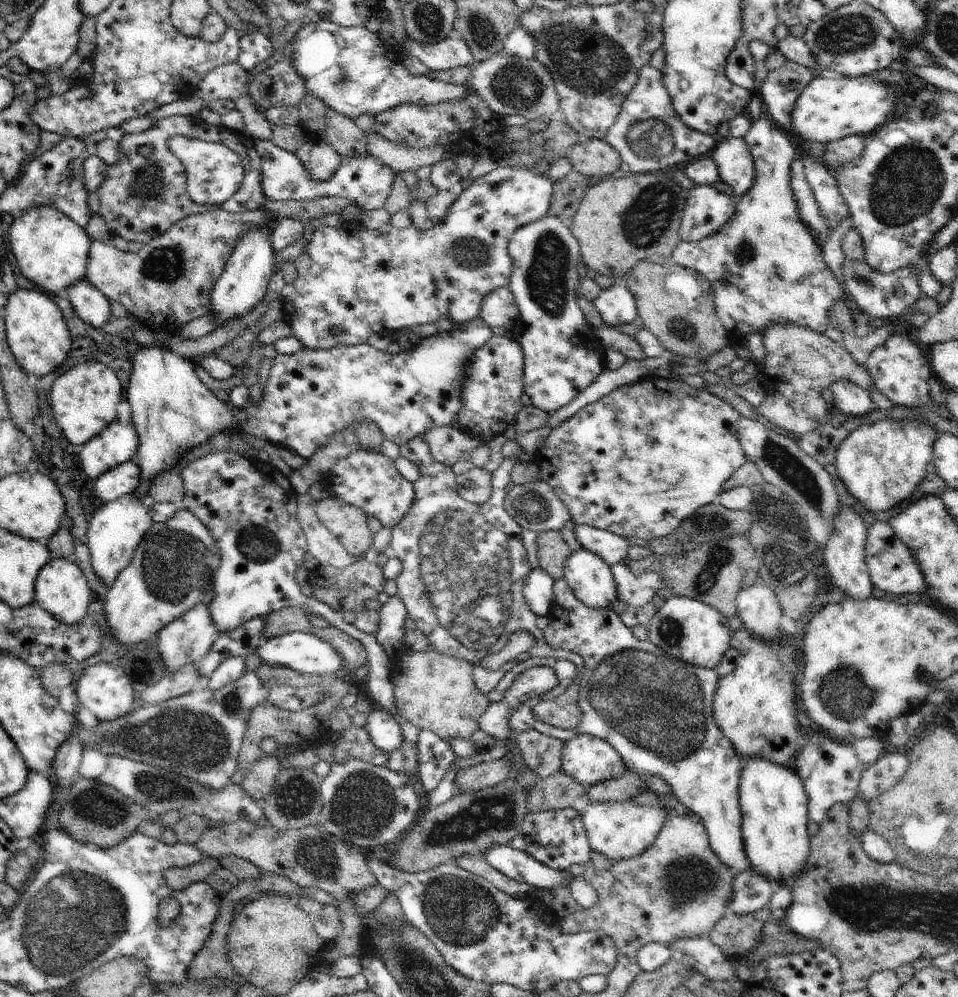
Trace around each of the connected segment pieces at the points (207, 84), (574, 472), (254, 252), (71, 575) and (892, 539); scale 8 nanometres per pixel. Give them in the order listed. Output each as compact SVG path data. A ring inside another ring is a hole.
M236 61L217 66L198 83L194 94L206 101L228 99L236 102L248 92L246 88L248 71Z
M666 374L657 376L648 376L640 382L634 382L630 386L621 386L614 389L610 394L605 395L598 401L586 405L562 424L558 424L556 428L552 428L552 432L548 434L544 444L538 448L534 454L535 463L540 468L540 476L553 489L554 492L566 504L575 525L588 525L596 527L608 532L613 532L624 538L640 538L640 540L650 541L652 539L668 536L670 532L674 532L675 528L687 516L690 516L697 508L716 502L721 495L722 485L737 468L740 468L748 458L742 450L741 444L737 438L738 420L740 420L740 412L736 412L725 400L720 400L714 394L710 394L705 389L692 388L687 383L676 378L668 378Z
M254 226L242 236L242 240L238 240L236 250L232 252L224 272L214 284L210 294L210 311L208 314L215 317L217 326L228 322L228 320L234 320L234 318L248 316L248 313L262 302L270 277L273 274L276 253L272 246L270 231L268 228L262 230L262 228Z
M51 560L44 564L35 582L34 603L44 612L54 616L54 620L74 626L80 624L87 615L87 608L92 601L92 592L88 587L88 580L80 568L68 560Z
M878 521L869 528L866 542L866 564L870 573L870 580L874 586L880 590L892 594L918 593L925 596L926 580L922 576L922 570L918 568L917 560L914 560L912 552L906 548L906 544L894 534L894 529L890 528L889 522Z

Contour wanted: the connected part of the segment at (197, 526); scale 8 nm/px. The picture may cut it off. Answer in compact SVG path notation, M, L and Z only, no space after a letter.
M179 509L170 520L154 523L142 536L128 568L120 572L107 593L103 612L113 637L116 636L124 646L142 643L151 634L158 634L162 628L190 612L196 604L208 604L214 598L213 586L220 562L220 548L216 546L210 528L190 510Z

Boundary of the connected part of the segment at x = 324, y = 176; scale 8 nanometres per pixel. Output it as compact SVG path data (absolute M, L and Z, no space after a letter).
M321 140L300 147L295 154L306 172L312 176L312 180L326 182L340 168L341 156L338 156L336 150L332 150L332 146Z

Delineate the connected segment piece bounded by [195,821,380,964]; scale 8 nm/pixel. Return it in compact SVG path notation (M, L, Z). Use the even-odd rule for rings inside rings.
M246 821L210 825L195 845L205 857L218 859L224 856L238 856L249 860L266 873L289 878L296 886L316 887L328 892L339 904L338 909L344 929L342 934L336 938L334 948L328 951L326 960L322 963L334 963L345 955L362 956L364 949L363 919L354 910L354 902L350 894L358 890L362 891L366 886L380 886L376 876L368 868L368 858L364 851L352 847L347 842L342 842L338 836L332 836L319 826L281 831L272 825L260 828Z

